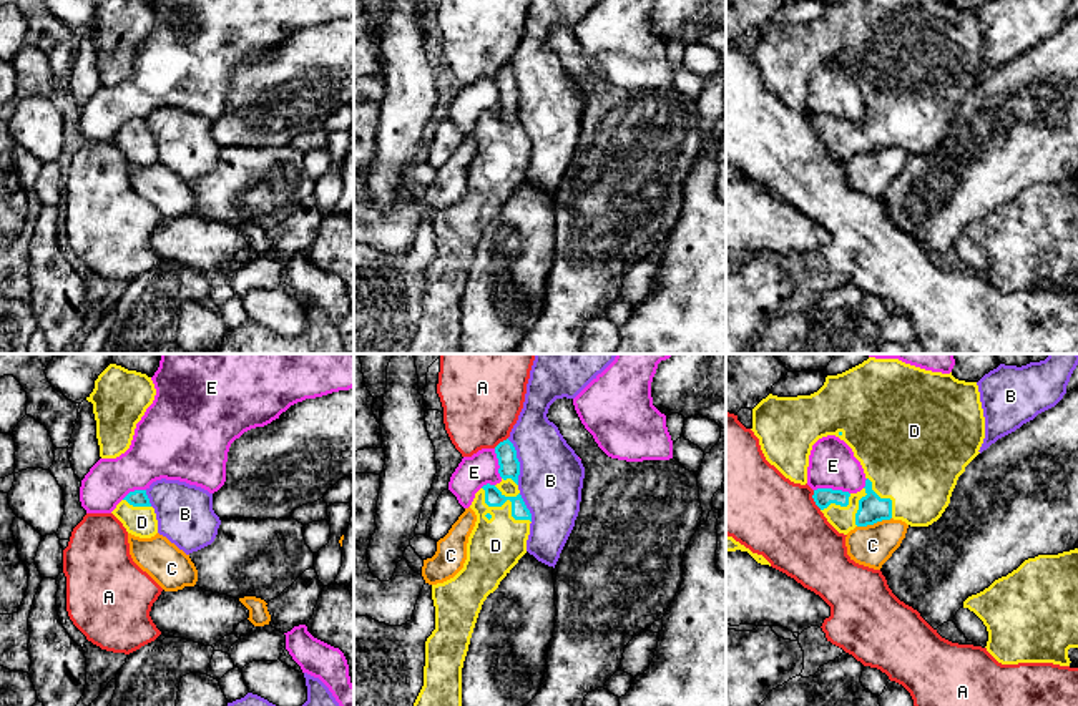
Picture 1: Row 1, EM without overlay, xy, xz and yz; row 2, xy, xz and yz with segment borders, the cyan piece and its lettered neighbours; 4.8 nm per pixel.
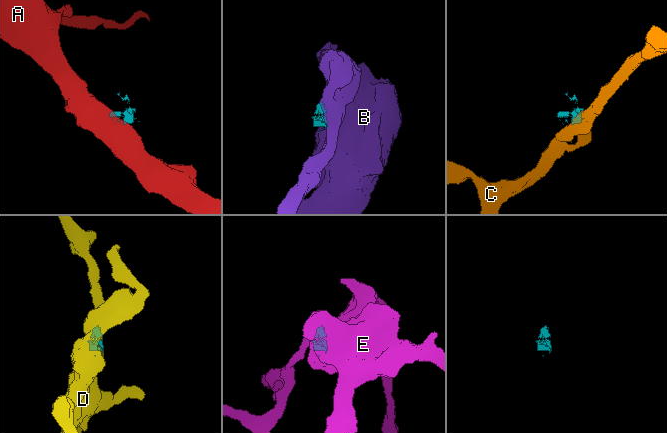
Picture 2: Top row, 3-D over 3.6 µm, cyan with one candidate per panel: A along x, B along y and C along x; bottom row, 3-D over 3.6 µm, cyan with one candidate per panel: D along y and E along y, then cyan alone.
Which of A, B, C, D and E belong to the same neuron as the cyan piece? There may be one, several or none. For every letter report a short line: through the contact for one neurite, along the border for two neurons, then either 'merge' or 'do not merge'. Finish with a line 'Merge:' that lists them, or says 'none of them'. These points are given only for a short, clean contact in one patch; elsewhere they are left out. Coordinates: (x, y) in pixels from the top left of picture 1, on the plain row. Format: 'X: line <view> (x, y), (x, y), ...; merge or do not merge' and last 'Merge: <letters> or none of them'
A: line yz (813, 118), (813, 128), (821, 137); do not merge
B: do not merge
C: line yz (891, 145), (857, 155); do not merge
D: merge
E: do not merge
Merge: D

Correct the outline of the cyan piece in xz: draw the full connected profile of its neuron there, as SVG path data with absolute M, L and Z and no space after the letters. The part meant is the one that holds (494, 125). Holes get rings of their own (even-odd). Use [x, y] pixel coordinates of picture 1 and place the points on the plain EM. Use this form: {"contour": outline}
{"contour": "M507 66L495 75L502 110L483 113L470 133L477 143L467 171L463 196L450 208L432 213L435 257L425 269L424 314L414 331L407 354L462 354L462 296L470 266L483 229L527 181L532 141L520 118L520 90L513 71Z"}

